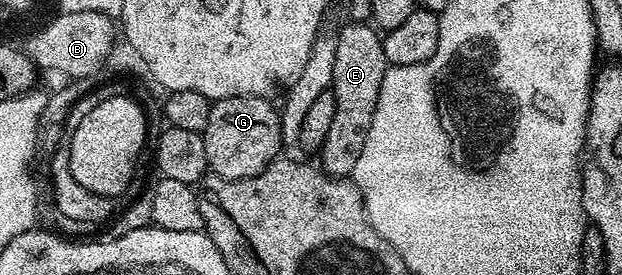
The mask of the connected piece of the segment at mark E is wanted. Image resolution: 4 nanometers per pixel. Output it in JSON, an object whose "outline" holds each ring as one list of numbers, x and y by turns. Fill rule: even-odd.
{"outline":[[348,21,346,25,339,30,337,56,333,60,331,91,335,93,337,112,333,112,333,124,329,127,329,136,325,136,325,144,317,151,317,158,323,161,323,173,333,178,354,175,357,156,361,156,369,124,373,124,381,82,385,80,385,72,389,69,380,31,367,22]]}

